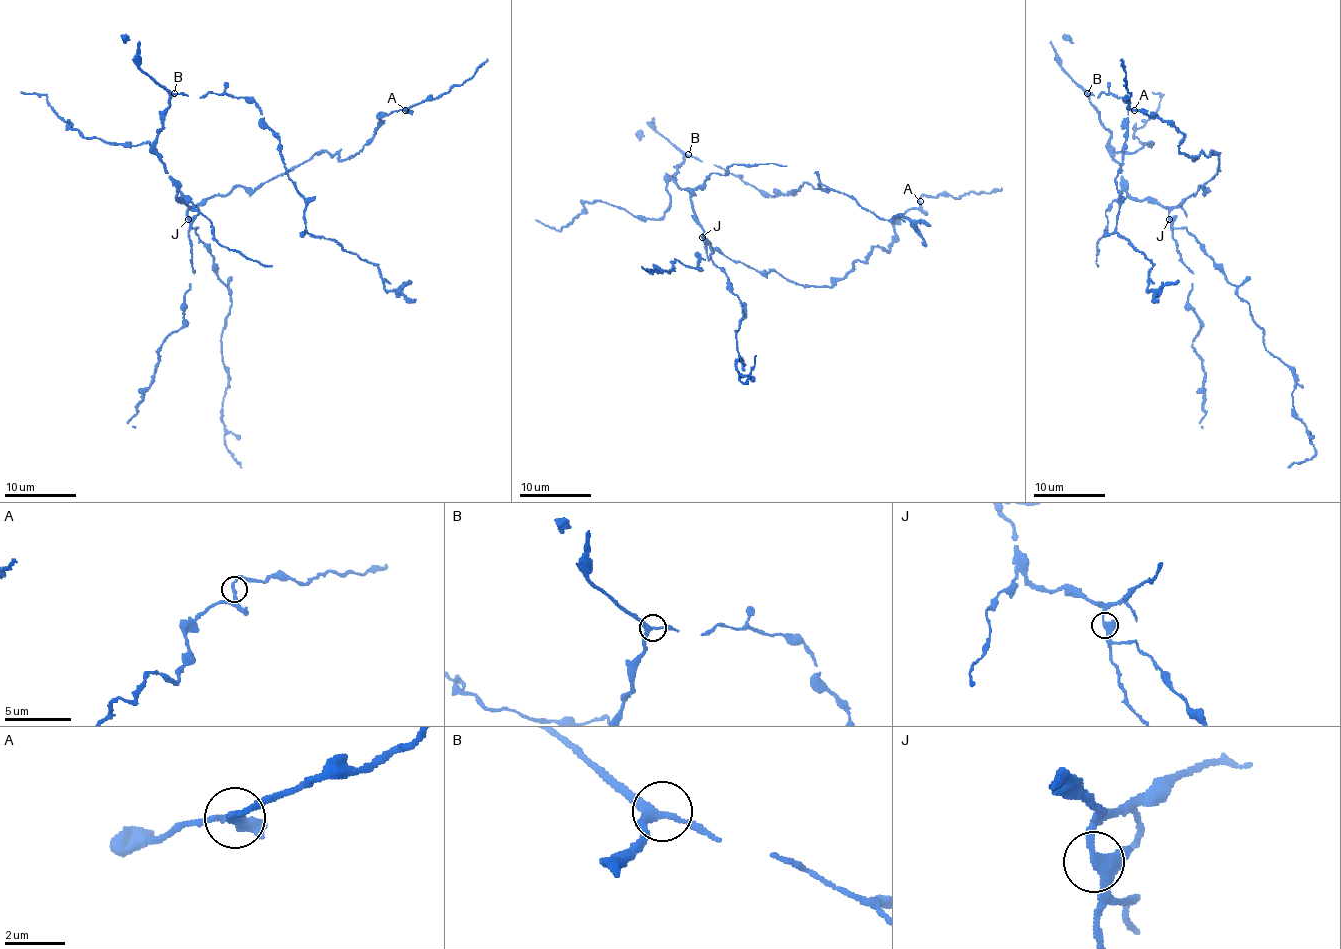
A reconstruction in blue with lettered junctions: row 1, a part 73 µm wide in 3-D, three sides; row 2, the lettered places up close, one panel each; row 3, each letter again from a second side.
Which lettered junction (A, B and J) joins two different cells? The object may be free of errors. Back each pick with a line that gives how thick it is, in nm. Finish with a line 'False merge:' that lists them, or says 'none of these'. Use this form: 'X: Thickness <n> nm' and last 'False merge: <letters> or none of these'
False merge: none of these

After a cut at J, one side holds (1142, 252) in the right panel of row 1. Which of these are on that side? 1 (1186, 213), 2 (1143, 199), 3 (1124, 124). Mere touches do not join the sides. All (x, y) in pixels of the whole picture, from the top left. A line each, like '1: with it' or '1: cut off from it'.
1: cut off from it
2: cut off from it
3: with it

